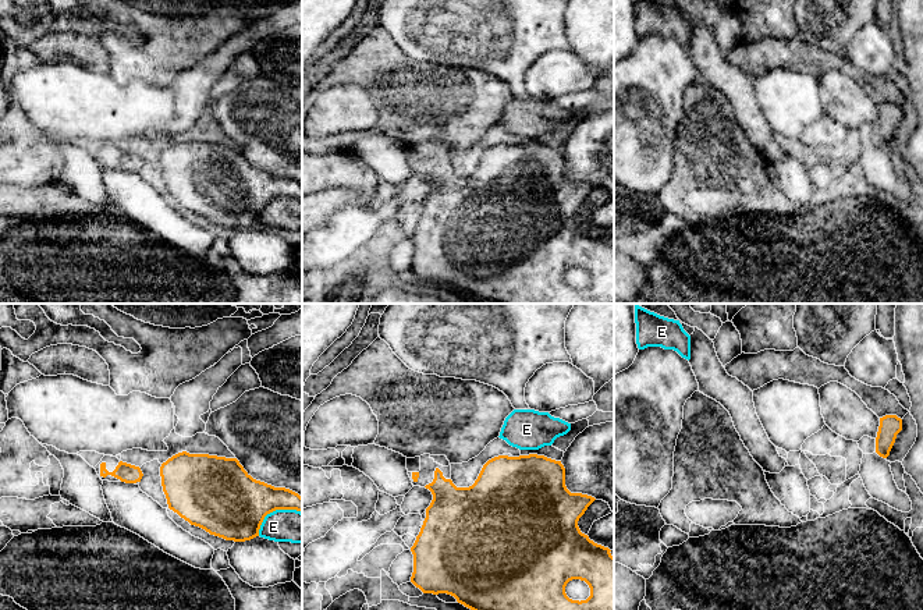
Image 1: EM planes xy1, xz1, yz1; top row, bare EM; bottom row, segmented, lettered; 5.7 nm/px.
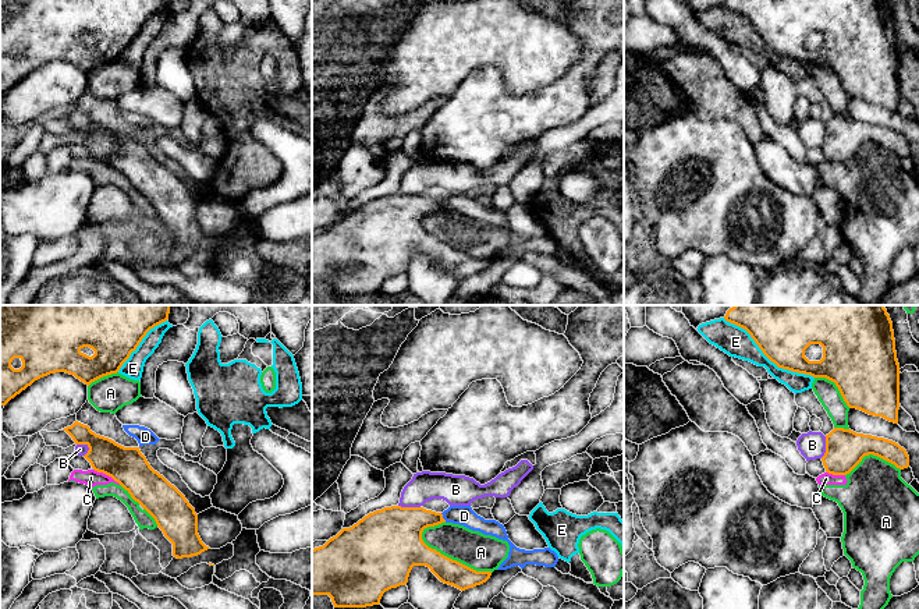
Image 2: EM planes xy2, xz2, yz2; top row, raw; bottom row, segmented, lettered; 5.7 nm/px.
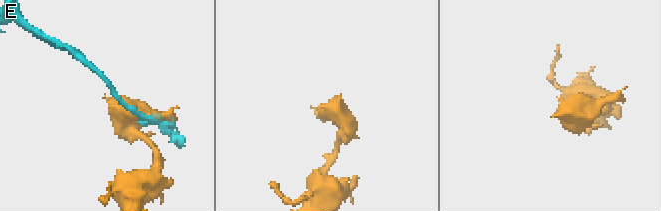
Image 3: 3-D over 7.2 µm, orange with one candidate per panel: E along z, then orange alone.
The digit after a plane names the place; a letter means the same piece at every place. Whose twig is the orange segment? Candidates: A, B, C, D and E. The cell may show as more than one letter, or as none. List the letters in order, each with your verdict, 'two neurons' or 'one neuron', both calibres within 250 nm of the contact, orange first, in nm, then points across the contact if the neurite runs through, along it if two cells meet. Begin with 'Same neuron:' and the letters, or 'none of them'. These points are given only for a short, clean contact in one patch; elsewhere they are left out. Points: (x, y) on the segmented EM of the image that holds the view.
Same neuron: none of them
A: two neurons | 190/220 nm
B: two neurons | 220/60 nm
C: two neurons | 220/90 nm | along xy2 (93, 468), (110, 475), (120, 484)
D: two neurons | 260/110 nm
E: two neurons | 440/170 nm

